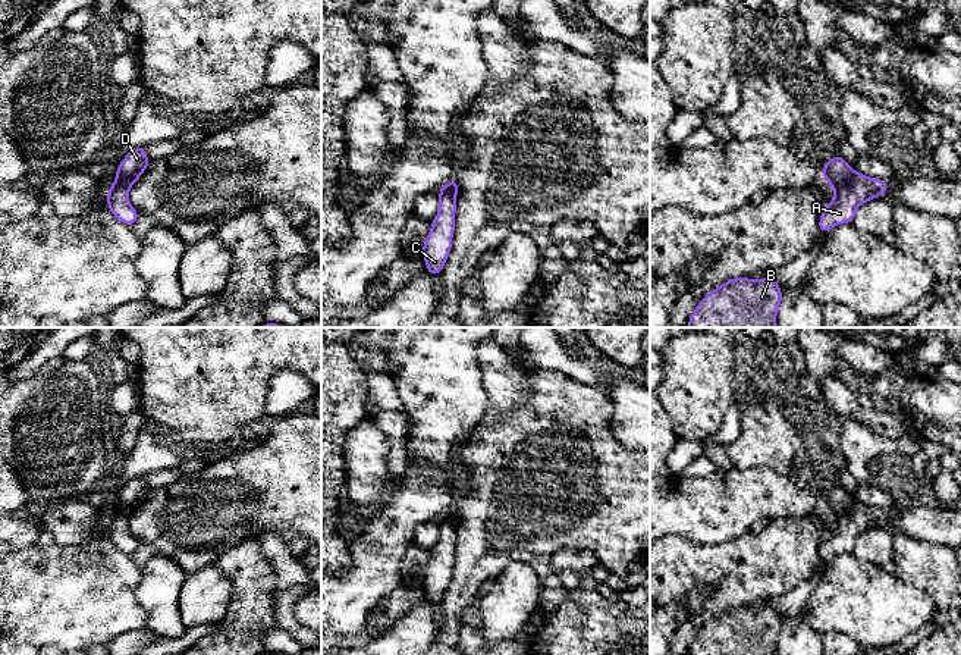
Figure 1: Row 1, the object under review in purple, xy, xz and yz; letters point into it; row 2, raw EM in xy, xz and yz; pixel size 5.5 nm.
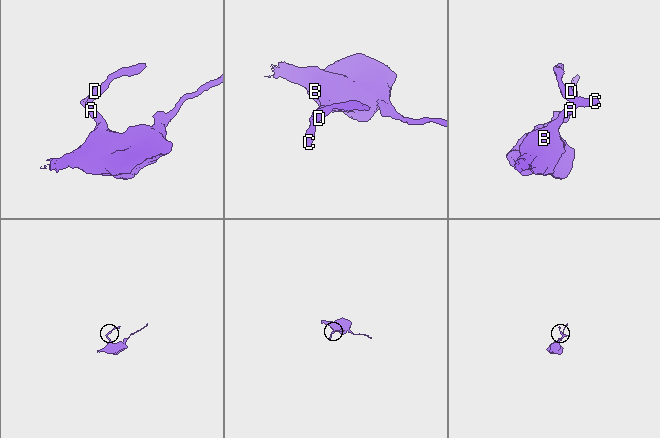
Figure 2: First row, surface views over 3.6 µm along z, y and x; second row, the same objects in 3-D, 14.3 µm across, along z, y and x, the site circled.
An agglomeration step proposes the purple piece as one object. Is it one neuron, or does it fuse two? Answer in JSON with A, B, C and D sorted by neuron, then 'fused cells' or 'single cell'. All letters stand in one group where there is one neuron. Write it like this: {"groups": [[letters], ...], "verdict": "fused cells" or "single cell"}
{"groups": [["A", "B", "C"], ["D"]], "verdict": "fused cells"}

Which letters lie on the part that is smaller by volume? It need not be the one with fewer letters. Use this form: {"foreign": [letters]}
{"foreign": ["D"]}

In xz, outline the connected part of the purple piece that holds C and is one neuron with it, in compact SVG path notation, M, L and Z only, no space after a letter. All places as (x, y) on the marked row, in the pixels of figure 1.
M446 184L439 189L439 213L431 220L431 228L421 251L428 275L440 275L447 256L450 254L455 214L456 192Z

